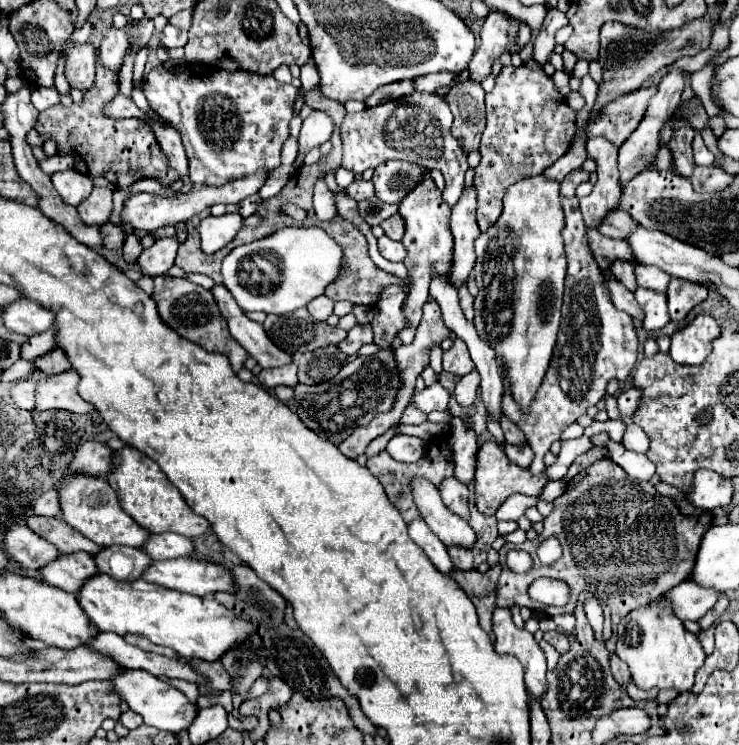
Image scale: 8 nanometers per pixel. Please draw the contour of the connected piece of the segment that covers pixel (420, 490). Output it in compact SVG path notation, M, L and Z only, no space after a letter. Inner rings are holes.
M414 479L412 489L414 489L416 507L424 515L424 521L428 521L432 533L436 533L436 537L446 547L472 549L476 545L478 535L474 533L474 529L444 507L438 489L430 481Z

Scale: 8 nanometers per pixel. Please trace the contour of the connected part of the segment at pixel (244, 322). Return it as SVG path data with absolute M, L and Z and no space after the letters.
M214 285L212 295L216 297L216 303L220 307L222 317L228 323L228 329L236 341L258 361L260 367L280 367L292 361L290 355L286 355L282 349L276 349L272 341L266 337L260 323L246 317L246 313L236 305L232 293L224 285Z

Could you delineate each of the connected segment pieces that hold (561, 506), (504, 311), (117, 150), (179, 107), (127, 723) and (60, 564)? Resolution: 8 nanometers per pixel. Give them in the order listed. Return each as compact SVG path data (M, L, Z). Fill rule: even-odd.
M604 457L586 467L584 473L576 475L564 493L554 499L554 511L544 519L544 531L538 535L538 541L526 541L522 545L504 543L500 549L502 573L496 589L496 605L510 607L518 603L520 607L546 615L574 613L578 595L586 591L610 607L612 627L616 627L632 609L656 601L662 593L688 577L700 537L704 535L704 529L710 527L710 519L710 515L682 515L672 499L662 497L646 481L632 479L620 465ZM546 537L558 537L564 549L562 559L550 567L536 559L536 549ZM508 549L528 551L534 559L534 567L526 575L512 573L504 561ZM538 577L564 579L572 587L572 599L568 605L550 607L532 601L528 597L528 585Z
M542 175L522 179L508 187L504 195L504 211L496 225L476 239L476 265L474 277L478 283L478 297L474 301L474 327L492 345L500 365L504 365L506 379L510 381L510 395L522 407L528 409L534 401L542 379L548 371L552 349L556 343L556 333L560 327L560 307L564 297L564 277L566 277L566 255L560 229L564 227L564 213L558 201L560 183L548 181ZM502 265L512 265L514 275L504 275Z
M96 65L96 81L92 85L92 89L88 89L88 93L84 93L84 103L78 107L50 107L46 111L40 113L38 123L36 123L36 131L42 135L42 139L54 137L58 141L58 153L70 153L74 155L76 163L74 169L78 169L80 173L88 173L88 175L104 175L110 183L114 183L120 189L130 187L134 181L142 179L142 177L152 177L152 179L160 179L164 187L168 187L168 183L180 179L180 175L176 173L176 169L172 169L168 165L168 159L164 157L164 153L158 147L156 135L150 129L150 125L142 119L124 119L124 121L114 121L108 117L104 117L104 105L112 100L119 92L118 73L106 69L103 65Z
M160 65L148 73L142 91L150 107L182 135L192 183L218 187L280 165L280 149L298 95L294 85L218 67L186 65L182 71L170 71Z
M126 711L126 713L122 713L120 715L120 723L126 727L126 729L136 729L136 727L140 727L142 725L142 717L138 715L138 713L134 713L134 711Z
M60 553L54 561L40 567L40 579L52 587L58 587L68 593L78 593L84 579L98 573L92 555L78 553Z

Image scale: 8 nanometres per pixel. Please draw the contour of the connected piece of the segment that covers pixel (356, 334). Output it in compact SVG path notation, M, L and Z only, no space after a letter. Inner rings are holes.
M357 324L356 327L352 327L352 329L348 331L348 337L338 343L338 347L340 347L346 355L354 355L364 343L370 343L370 341L372 341L371 325Z

